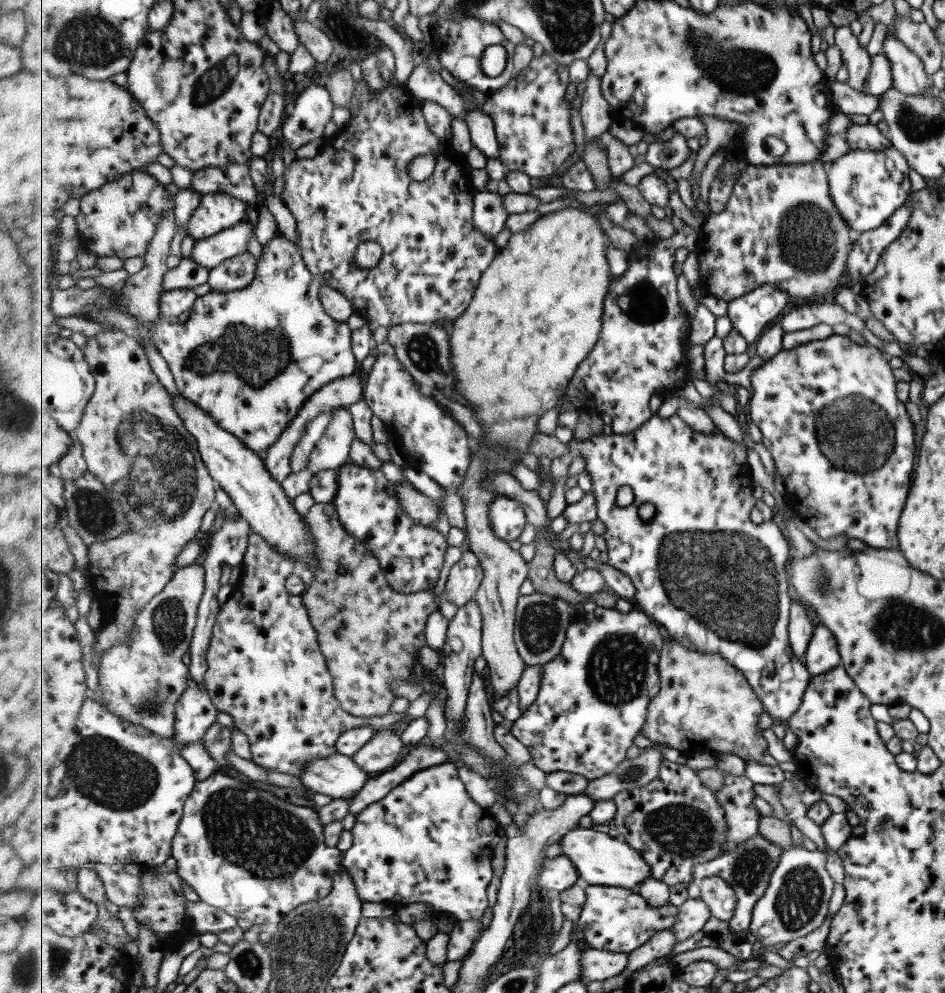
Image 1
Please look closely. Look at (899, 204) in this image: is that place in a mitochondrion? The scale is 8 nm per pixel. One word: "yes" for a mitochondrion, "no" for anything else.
no

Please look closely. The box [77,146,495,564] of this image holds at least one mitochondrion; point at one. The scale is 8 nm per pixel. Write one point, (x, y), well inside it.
(157, 474)

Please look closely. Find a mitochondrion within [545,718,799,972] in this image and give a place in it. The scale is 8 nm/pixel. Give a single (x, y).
(686, 831)

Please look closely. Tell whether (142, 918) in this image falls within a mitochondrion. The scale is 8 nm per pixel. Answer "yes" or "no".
no

